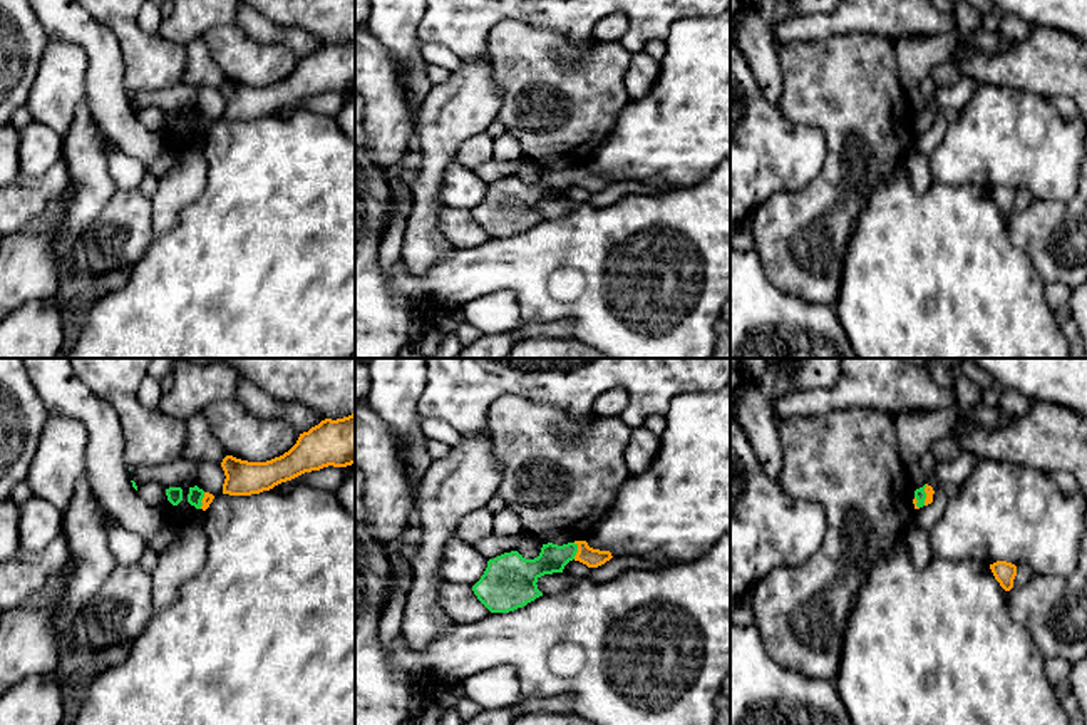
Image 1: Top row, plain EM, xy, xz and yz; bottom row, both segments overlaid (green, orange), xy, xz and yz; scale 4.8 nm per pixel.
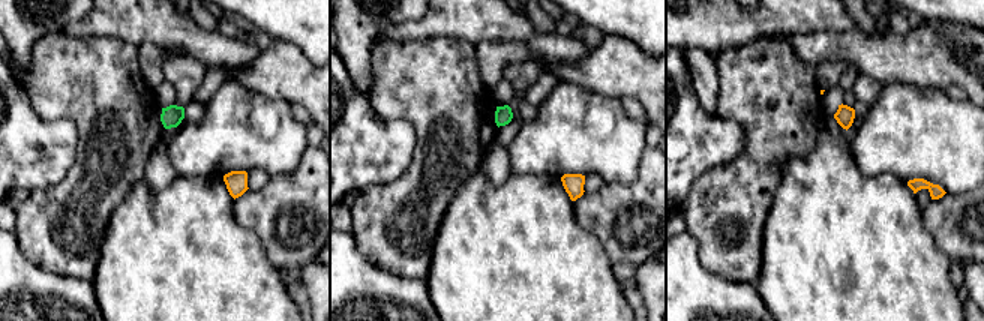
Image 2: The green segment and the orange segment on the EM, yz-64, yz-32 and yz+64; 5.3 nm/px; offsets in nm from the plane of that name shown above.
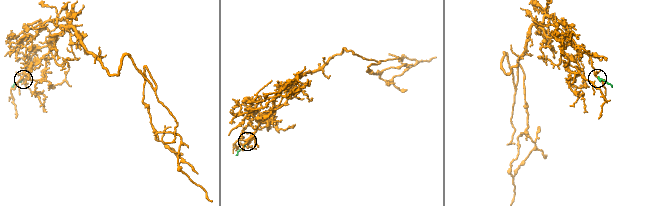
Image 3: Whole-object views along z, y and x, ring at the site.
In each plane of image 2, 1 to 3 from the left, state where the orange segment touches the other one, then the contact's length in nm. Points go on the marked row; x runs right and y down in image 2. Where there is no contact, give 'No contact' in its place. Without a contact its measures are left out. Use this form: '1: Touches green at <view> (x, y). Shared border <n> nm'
1: No contact
2: No contact
3: No contact

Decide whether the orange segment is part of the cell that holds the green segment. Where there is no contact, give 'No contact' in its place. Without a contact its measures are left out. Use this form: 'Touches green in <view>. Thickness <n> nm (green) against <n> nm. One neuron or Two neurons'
Touches green in xz. Thickness 140 nm (green) against 90 nm. One neuron

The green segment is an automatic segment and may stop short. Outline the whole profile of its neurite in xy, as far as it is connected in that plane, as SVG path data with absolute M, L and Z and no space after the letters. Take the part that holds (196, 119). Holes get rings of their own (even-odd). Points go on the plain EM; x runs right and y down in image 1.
M198 111L189 112L188 127L194 131L196 134L206 136L209 129L213 127L214 121L209 117L204 117Z

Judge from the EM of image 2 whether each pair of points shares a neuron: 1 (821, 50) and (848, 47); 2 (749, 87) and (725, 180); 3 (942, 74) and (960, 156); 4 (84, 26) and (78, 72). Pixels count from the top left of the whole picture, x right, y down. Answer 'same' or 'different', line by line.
1: same
2: same
3: different
4: different

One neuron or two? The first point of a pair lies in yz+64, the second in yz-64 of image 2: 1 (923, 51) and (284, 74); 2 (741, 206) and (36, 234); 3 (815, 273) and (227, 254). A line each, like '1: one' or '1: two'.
1: one
2: one
3: one

